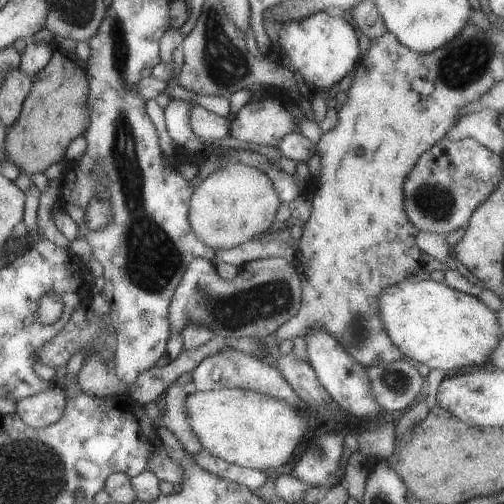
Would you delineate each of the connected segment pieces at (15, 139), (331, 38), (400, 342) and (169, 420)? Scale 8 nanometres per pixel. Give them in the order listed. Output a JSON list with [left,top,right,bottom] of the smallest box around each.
[[5,44,90,175],[278,11,360,91],[379,278,503,374],[164,383,203,454]]

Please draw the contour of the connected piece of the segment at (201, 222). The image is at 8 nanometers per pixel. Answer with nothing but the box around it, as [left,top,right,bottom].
[188,164,282,250]

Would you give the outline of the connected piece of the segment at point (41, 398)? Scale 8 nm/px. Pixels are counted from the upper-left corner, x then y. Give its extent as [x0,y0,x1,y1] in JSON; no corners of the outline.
[17,386,68,427]

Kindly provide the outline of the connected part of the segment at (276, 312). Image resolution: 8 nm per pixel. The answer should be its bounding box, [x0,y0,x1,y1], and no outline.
[169,257,303,339]

